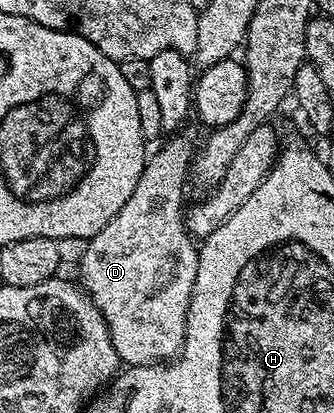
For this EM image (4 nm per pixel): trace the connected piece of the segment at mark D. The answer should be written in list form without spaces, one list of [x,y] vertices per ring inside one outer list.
[[[173,134],[168,137],[169,140],[165,145],[162,146],[161,149],[158,150],[157,153],[150,155],[145,162],[145,169],[143,170],[143,174],[139,178],[139,182],[135,186],[135,194],[131,194],[131,198],[127,198],[127,202],[123,206],[123,210],[119,210],[119,214],[115,214],[115,218],[111,218],[111,222],[107,222],[107,226],[103,226],[103,230],[99,230],[99,234],[95,234],[94,236],[90,236],[88,239],[89,245],[87,246],[87,254],[83,254],[83,258],[81,259],[79,265],[79,271],[81,271],[81,277],[79,277],[79,283],[82,288],[84,288],[86,294],[88,294],[92,300],[93,304],[96,306],[99,311],[101,311],[101,317],[105,320],[105,325],[107,326],[107,330],[109,331],[109,337],[111,338],[111,342],[115,346],[115,350],[117,351],[117,359],[120,361],[122,365],[125,366],[136,366],[138,364],[156,364],[158,362],[168,362],[180,353],[181,347],[183,346],[183,342],[185,341],[185,327],[187,326],[187,310],[189,309],[189,303],[191,302],[191,290],[195,286],[195,274],[199,270],[199,262],[197,261],[197,253],[199,251],[198,245],[195,243],[194,237],[191,235],[188,228],[185,226],[185,212],[183,209],[186,207],[187,199],[185,200],[185,184],[187,188],[187,181],[191,176],[191,165],[193,163],[193,157],[195,155],[195,144],[192,144],[191,141],[188,140],[187,137],[181,136],[182,134]]]

